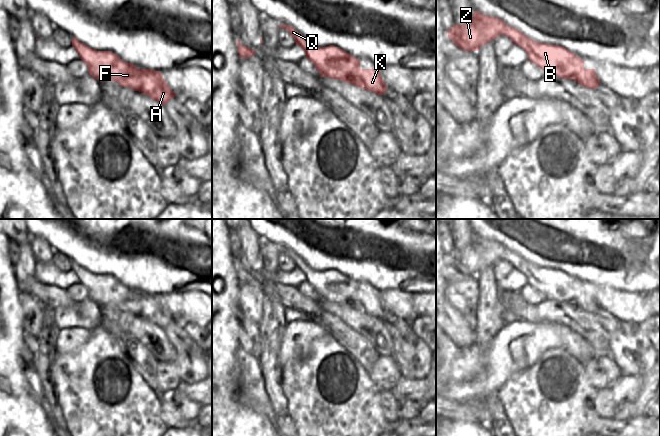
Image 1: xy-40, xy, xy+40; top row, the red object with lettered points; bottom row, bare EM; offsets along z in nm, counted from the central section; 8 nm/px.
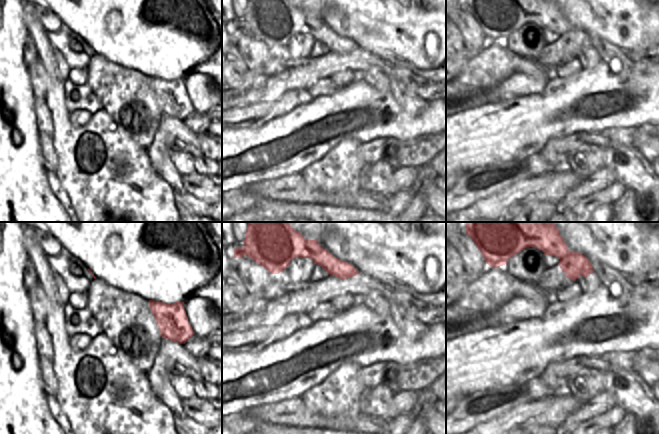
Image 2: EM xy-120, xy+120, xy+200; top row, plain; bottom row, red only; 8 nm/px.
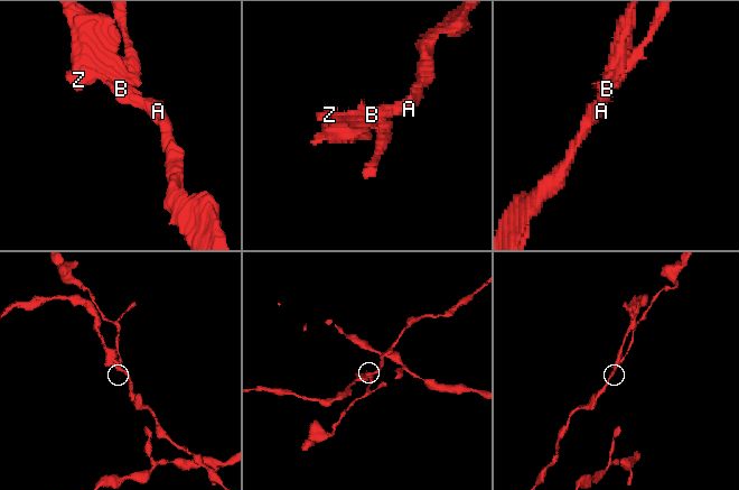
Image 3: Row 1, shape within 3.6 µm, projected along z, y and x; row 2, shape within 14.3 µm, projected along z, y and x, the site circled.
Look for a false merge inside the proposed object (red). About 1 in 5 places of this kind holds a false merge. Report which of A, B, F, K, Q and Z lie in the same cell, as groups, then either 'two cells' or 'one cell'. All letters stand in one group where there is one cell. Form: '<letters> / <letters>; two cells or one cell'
A F K Z / B Q; two cells

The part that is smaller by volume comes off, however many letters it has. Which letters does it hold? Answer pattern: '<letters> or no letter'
B, Q

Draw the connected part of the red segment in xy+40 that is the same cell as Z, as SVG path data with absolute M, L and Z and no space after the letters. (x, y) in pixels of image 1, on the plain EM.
M475 235L469 247L455 247L447 256L448 262L463 275L478 275L489 265L504 259L507 252L510 250L501 243Z

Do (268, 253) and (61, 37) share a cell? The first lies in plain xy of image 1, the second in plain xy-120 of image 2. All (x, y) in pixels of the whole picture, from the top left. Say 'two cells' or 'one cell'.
two cells

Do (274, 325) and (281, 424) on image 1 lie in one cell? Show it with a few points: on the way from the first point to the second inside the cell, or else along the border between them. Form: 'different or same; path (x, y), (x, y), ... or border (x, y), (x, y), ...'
same; path (270, 350), (270, 399)

